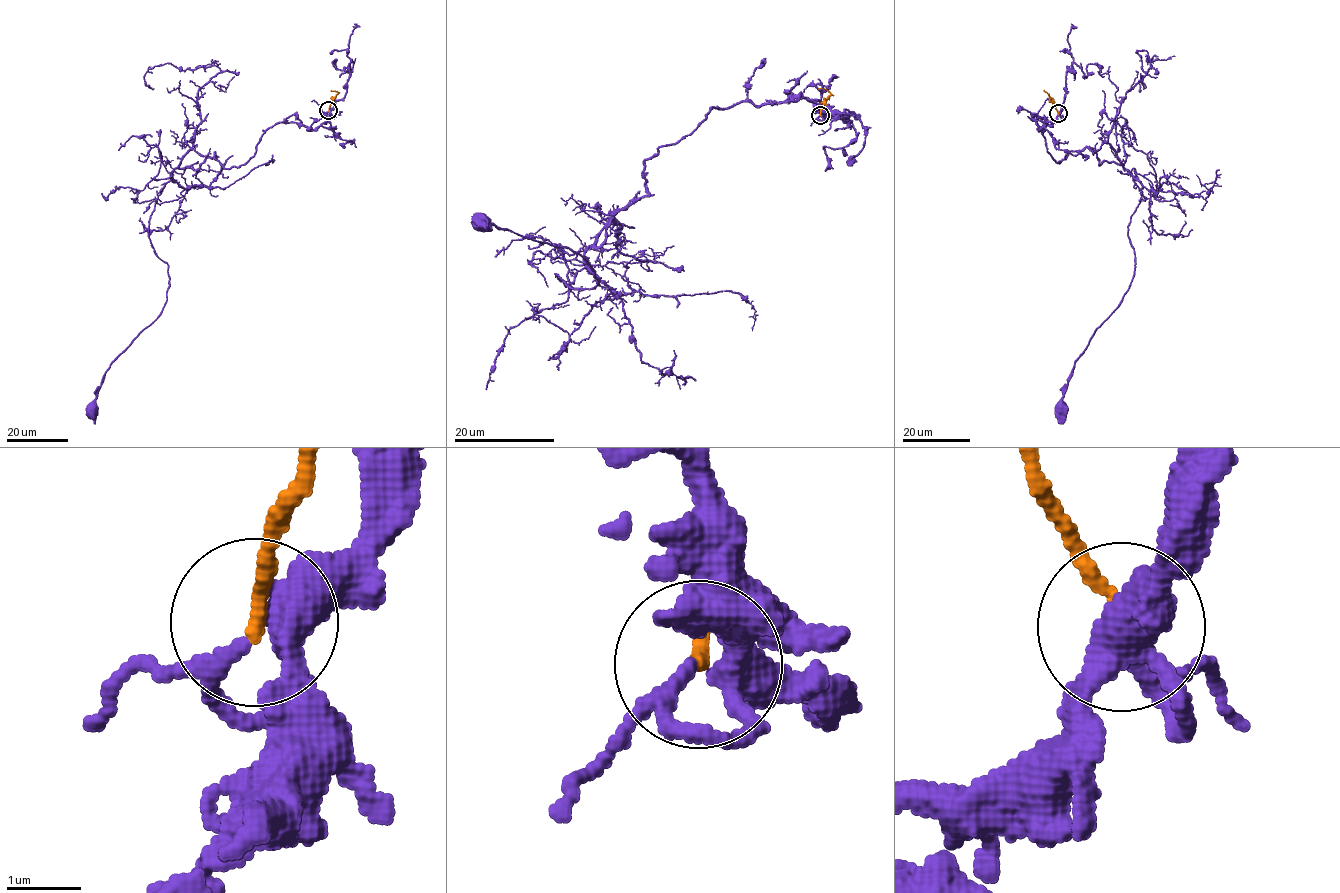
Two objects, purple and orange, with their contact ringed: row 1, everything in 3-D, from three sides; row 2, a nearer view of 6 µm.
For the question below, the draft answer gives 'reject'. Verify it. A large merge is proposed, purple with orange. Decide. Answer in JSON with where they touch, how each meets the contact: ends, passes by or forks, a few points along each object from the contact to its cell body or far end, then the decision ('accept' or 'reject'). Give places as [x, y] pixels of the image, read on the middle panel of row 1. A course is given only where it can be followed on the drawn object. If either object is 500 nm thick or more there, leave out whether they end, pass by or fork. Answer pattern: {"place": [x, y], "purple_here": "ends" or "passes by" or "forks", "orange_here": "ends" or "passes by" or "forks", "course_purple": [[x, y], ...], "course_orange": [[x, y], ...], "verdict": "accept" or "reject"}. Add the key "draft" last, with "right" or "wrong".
{"place": [820, 115], "purple_here": "forks", "orange_here": "ends", "course_purple": [[820, 116], [737, 102], [662, 145], [648, 195], [574, 281], [555, 274], [595, 288], [565, 246], [480, 224]], "course_orange": [[820, 115], [830, 94], [826, 89], [818, 89]], "verdict": "accept", "draft": "wrong"}

